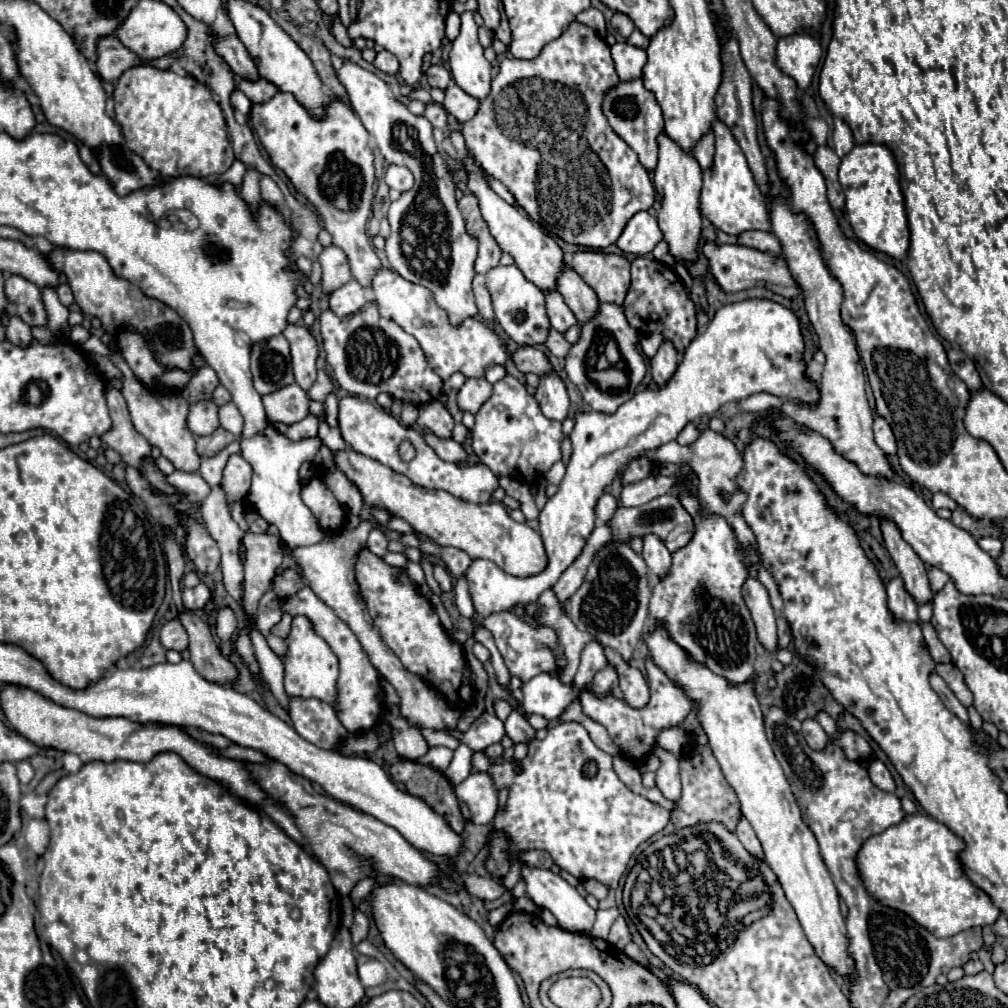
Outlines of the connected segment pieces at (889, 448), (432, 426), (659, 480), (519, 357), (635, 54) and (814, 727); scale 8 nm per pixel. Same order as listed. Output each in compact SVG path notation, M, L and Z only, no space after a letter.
M876 416L876 420L874 420L874 440L884 450L884 454L888 454L888 456L894 456L896 454L896 440L894 440L892 428L880 416Z
M438 400L436 402L428 402L428 404L420 406L418 410L420 410L420 416L418 416L416 422L420 426L426 426L438 438L452 438L454 420L452 420L450 412Z
M652 474L636 484L628 484L622 488L620 502L624 506L640 506L646 504L648 500L654 500L656 496L662 496L664 492L672 492L674 488L674 476L662 476L662 474Z
M522 346L518 348L514 354L512 354L512 360L516 364L516 368L524 374L532 372L536 376L548 376L550 372L554 372L548 356L538 350L538 348L532 348L532 346Z
M616 42L612 46L612 58L616 62L616 72L620 80L634 80L642 76L646 50L632 46L628 42Z
M804 720L802 722L802 734L804 734L808 746L814 748L814 750L824 748L828 744L828 740L830 740L828 734L822 730L822 726L816 720Z

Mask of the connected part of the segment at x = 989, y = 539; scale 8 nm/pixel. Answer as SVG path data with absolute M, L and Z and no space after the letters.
M982 536L982 538L976 538L976 542L978 542L978 546L980 546L984 552L988 552L992 558L1000 556L1000 552L1002 552L1002 542L1000 542L998 538L994 538L994 536Z

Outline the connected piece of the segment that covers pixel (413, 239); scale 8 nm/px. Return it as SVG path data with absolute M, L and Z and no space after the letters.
M344 62L336 72L346 86L354 112L360 116L386 162L406 164L414 174L414 186L392 202L388 210L390 236L386 238L384 250L390 266L408 282L428 288L438 306L448 312L452 324L476 316L478 310L472 294L472 278L476 274L474 260L478 254L478 240L466 230L456 202L456 182L446 160L438 152L432 124L424 116L412 114L408 106L394 96L392 88L374 72L352 62Z

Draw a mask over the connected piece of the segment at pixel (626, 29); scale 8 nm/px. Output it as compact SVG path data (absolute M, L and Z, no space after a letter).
M614 12L610 24L612 24L614 32L618 32L622 38L628 38L632 34L632 30L634 30L634 22L626 14L622 14L622 12Z

